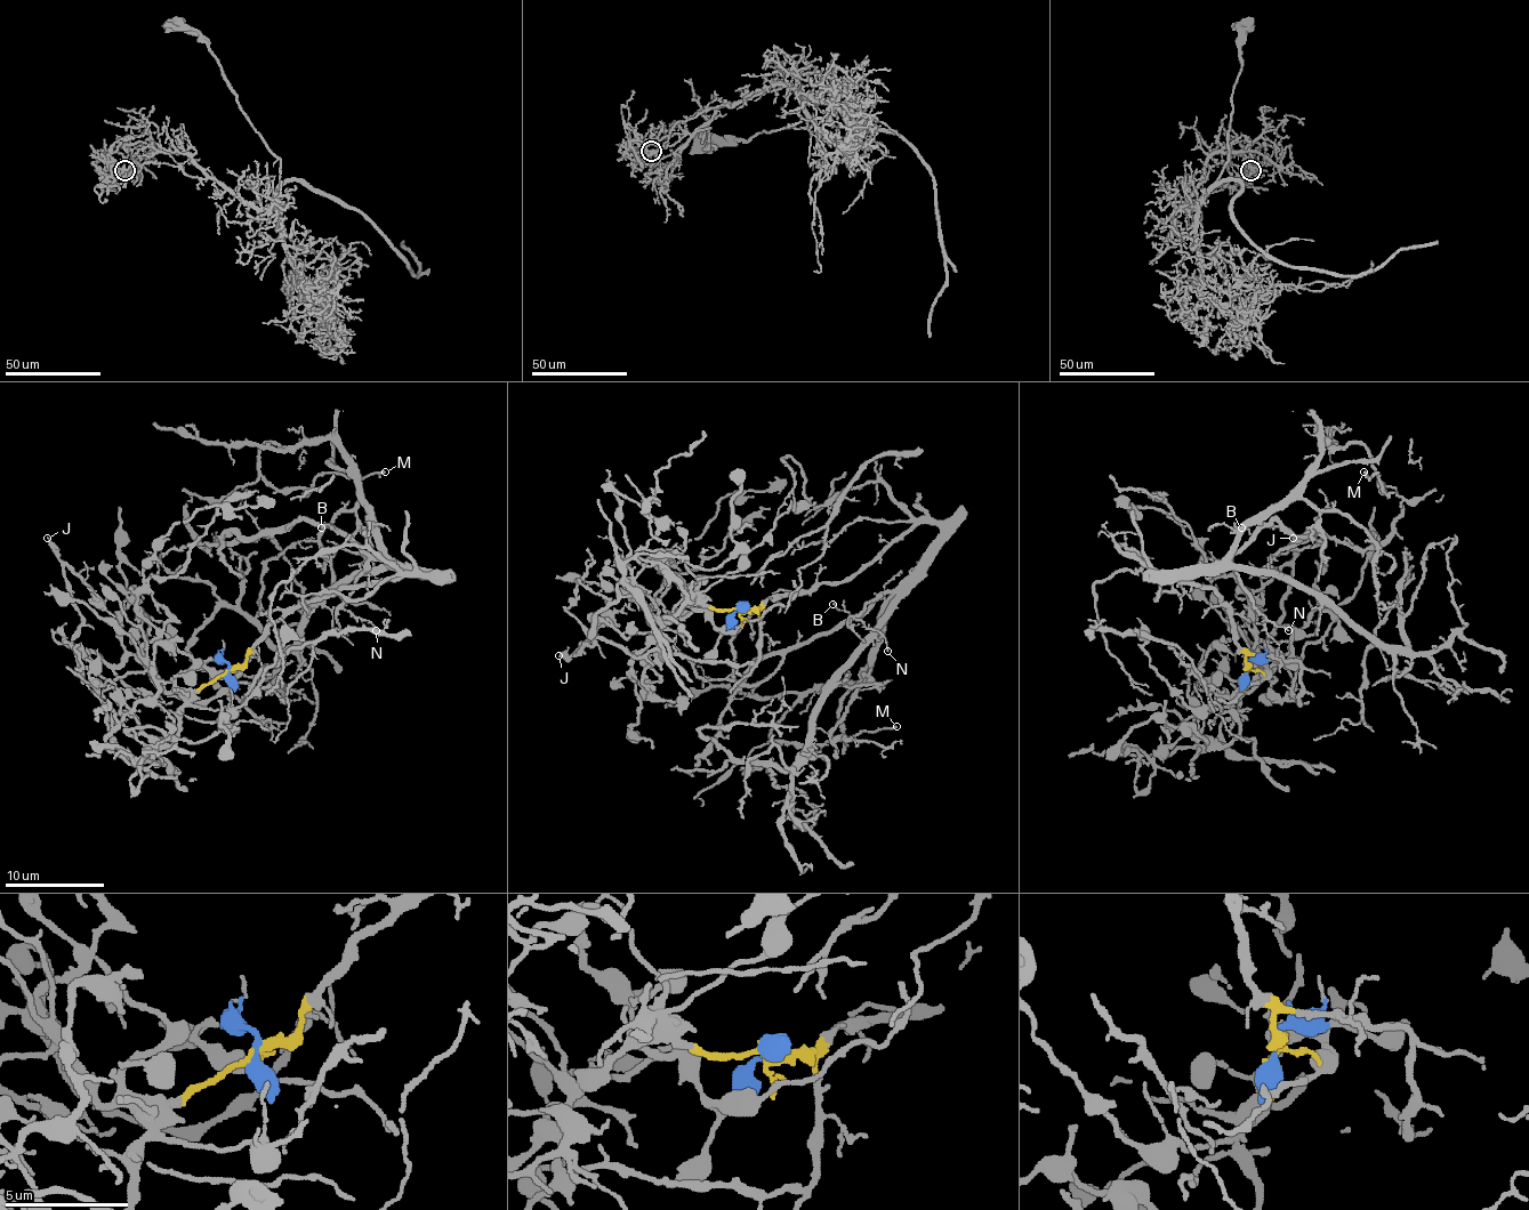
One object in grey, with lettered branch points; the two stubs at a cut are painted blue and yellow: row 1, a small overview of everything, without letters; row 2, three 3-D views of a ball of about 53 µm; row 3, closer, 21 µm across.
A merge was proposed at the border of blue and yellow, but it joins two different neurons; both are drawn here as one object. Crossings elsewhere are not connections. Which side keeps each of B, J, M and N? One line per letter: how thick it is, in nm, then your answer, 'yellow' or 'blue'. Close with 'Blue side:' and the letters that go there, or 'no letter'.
B: 120 nm | yellow
J: 320 nm | blue
M: 170 nm | yellow
N: 110 nm | yellow
Blue side: J

